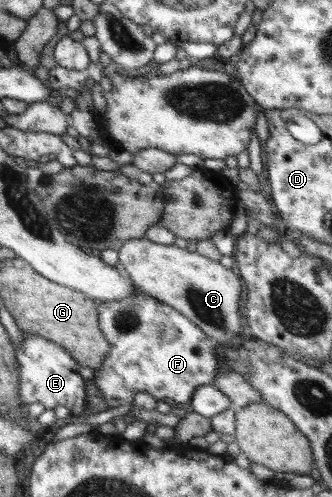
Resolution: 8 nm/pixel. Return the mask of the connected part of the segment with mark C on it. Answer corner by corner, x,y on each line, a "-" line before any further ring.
144,237
126,241
118,250
118,256
118,263
124,265
136,287
185,315
204,334
214,338
220,348
233,343
246,331
238,304
243,286
241,279
220,262
175,244
161,245

